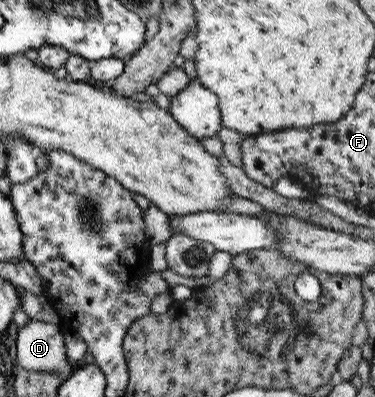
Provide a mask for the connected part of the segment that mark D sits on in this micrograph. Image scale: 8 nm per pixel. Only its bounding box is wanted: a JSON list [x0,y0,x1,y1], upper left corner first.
[16,319,72,377]

